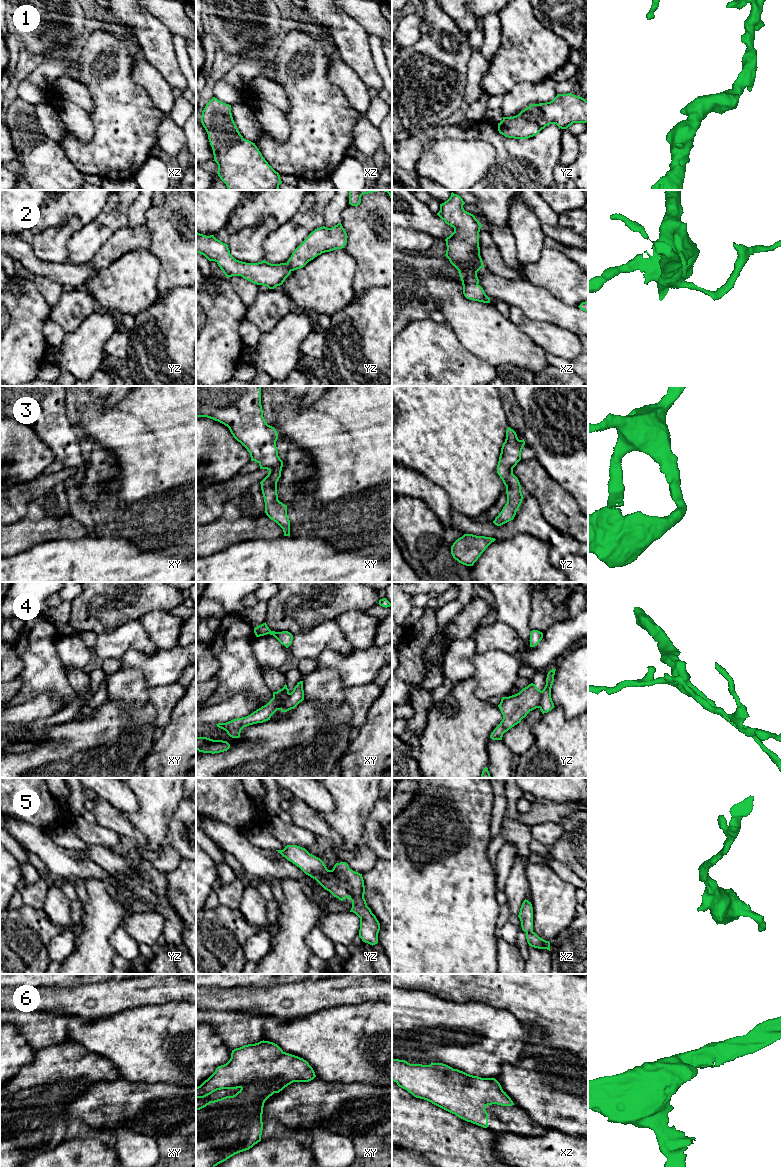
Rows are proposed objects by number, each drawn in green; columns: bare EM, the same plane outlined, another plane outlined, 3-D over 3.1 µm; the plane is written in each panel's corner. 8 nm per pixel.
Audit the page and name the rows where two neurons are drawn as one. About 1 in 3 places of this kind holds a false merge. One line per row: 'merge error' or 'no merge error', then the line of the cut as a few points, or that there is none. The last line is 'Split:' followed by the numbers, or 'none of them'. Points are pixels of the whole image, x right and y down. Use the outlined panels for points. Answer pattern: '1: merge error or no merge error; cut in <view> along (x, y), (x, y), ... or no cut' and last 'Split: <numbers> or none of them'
1: no merge error; no cut
2: no merge error; no cut
3: no merge error; no cut
4: merge error; cut in xy along (290, 693), (282, 701), (280, 709)
5: no merge error; no cut
6: no merge error; no cut
Split: 4

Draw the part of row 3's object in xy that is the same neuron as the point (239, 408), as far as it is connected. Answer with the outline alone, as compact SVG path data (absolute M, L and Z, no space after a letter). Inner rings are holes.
M196 386L196 417L207 417L227 426L233 437L250 453L251 461L267 469L268 475L260 482L266 515L290 536L287 505L278 500L277 482L281 477L283 461L278 456L276 429L267 424L261 405L261 386Z

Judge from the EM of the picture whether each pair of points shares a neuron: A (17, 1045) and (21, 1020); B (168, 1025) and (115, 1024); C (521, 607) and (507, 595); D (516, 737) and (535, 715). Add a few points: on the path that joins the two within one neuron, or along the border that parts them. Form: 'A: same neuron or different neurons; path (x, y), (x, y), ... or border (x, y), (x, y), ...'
A: different neurons; border (10, 1022), (34, 1050)
B: same neuron; path (155, 1025), (128, 1025)
C: same neuron; path (518, 604), (510, 596)
D: same neuron; path (521, 732), (530, 720)

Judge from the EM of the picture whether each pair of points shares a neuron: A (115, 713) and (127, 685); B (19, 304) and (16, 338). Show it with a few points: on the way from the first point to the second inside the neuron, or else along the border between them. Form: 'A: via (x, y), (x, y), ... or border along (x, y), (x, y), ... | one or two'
A: border along (108, 698), (120, 703), (142, 704) | two
B: via (19, 312), (16, 330) | one

